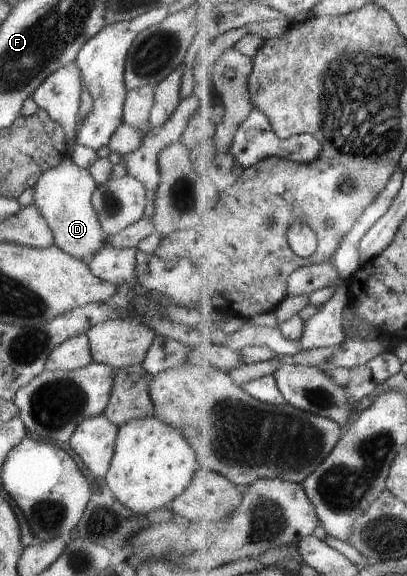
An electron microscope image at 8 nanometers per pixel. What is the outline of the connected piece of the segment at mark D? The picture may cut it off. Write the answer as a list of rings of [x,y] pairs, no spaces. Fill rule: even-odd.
[[[65,155],[55,167],[43,172],[31,187],[34,190],[33,205],[49,226],[54,245],[86,264],[106,243],[106,235],[99,225],[90,200],[95,186],[96,183],[86,168],[77,167]]]

